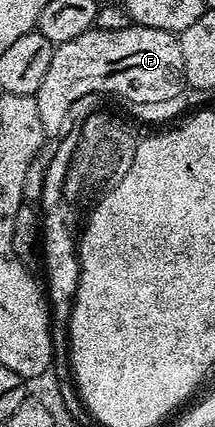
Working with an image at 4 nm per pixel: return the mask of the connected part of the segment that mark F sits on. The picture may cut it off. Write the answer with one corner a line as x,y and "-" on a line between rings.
135,25
117,31
93,29
72,41
55,44
50,69
46,69
46,78
34,96
44,134
48,137
58,134
72,106
87,95
117,95
117,100
136,99
136,103
172,99
180,91
182,75
182,49
179,38
171,31

